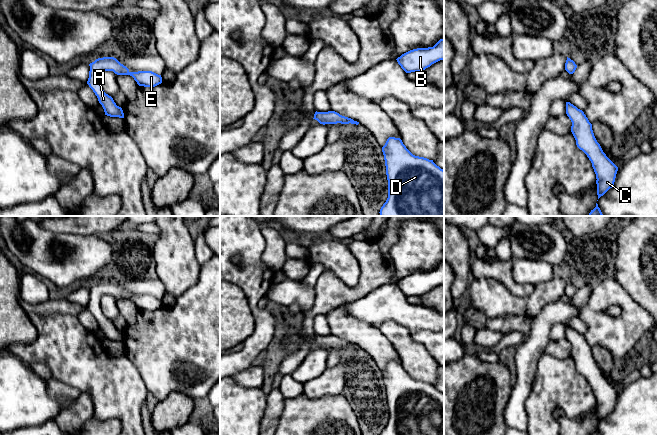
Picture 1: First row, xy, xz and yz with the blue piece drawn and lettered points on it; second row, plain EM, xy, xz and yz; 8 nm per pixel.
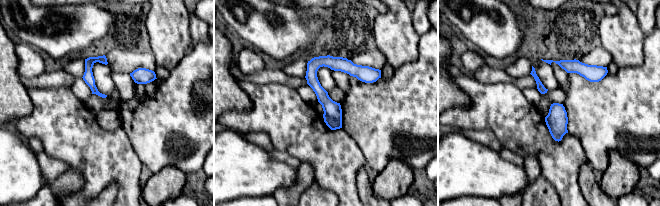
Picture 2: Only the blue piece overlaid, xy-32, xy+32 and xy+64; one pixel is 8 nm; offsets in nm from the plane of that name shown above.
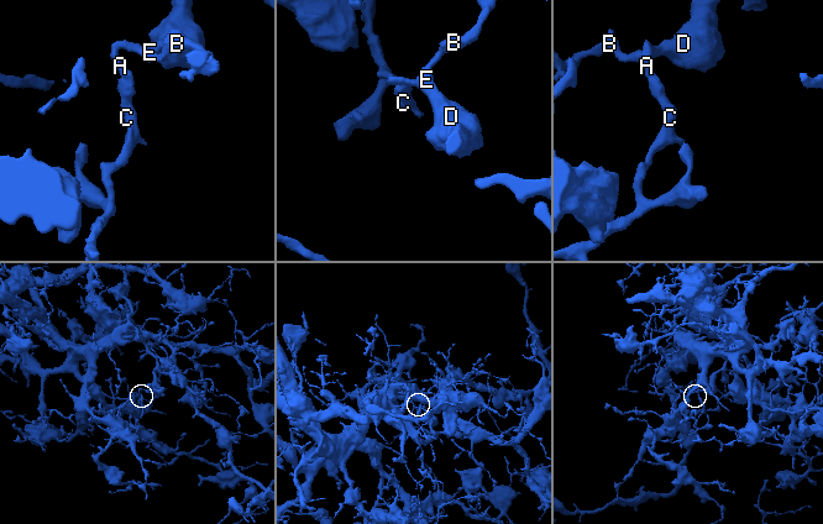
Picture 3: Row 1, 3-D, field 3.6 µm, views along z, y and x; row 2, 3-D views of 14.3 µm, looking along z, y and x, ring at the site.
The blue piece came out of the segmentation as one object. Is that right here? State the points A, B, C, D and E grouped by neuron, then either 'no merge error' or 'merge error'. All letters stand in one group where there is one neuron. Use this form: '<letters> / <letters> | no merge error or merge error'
A C / B D E | merge error

